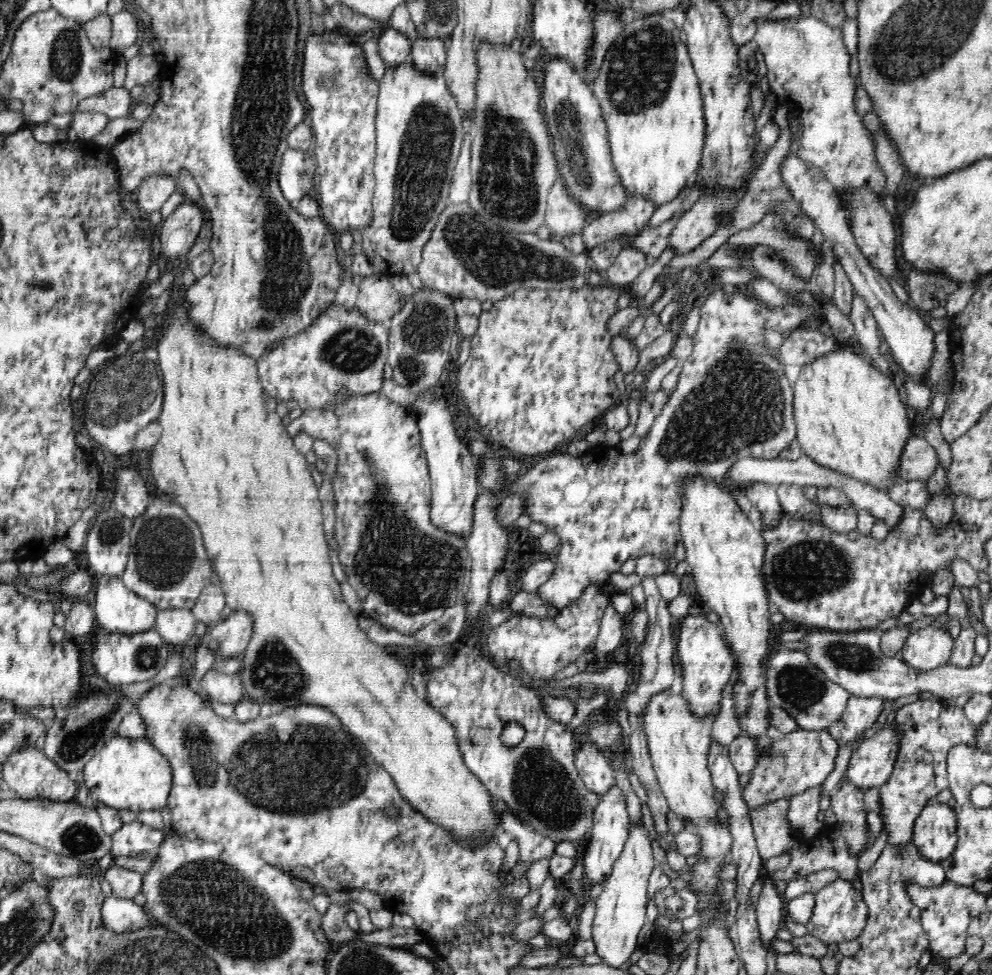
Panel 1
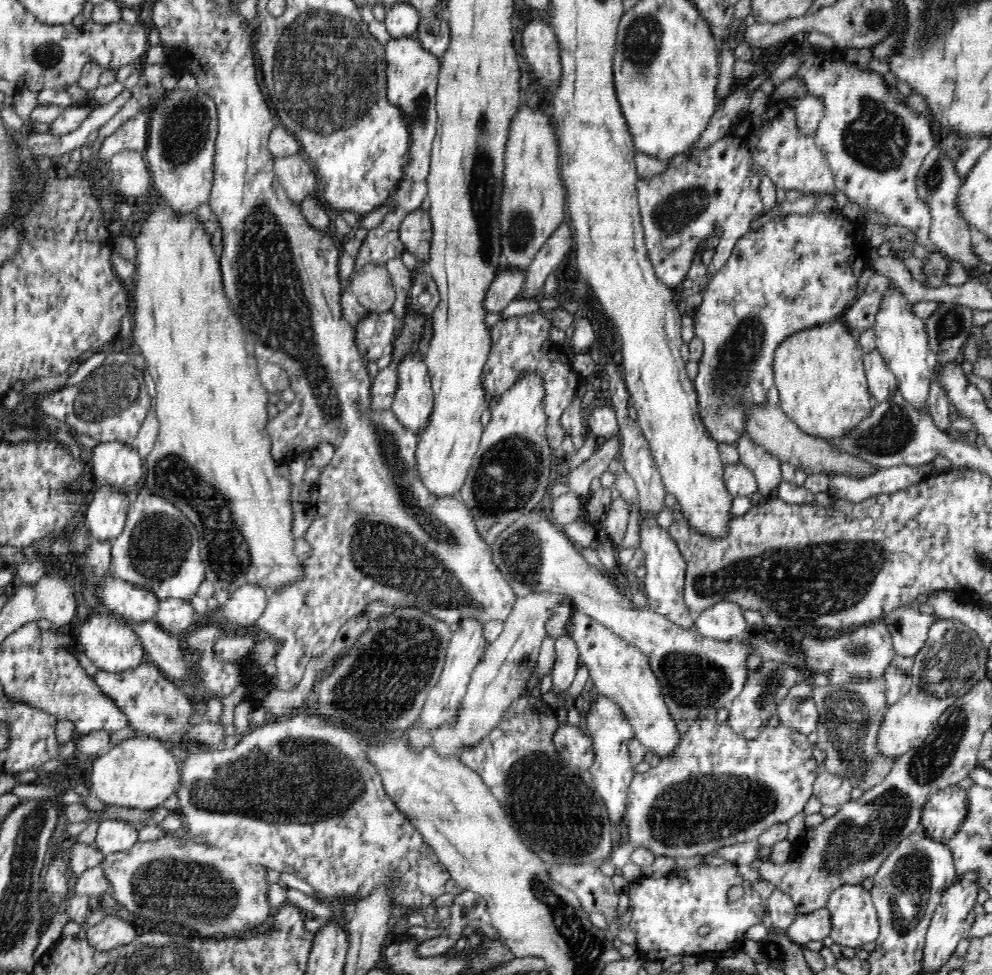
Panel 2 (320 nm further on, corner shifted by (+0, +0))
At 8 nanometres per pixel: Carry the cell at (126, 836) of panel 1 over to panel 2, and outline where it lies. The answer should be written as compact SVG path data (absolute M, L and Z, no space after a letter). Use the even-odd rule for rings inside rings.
M102 821L97 832L94 848L105 856L129 850L138 842L139 832L128 821Z

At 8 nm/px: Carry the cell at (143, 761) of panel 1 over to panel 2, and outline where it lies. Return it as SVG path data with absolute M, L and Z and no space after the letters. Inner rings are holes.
M148 736L124 739L93 761L90 788L92 795L106 805L142 810L155 809L179 788L179 764L166 743Z

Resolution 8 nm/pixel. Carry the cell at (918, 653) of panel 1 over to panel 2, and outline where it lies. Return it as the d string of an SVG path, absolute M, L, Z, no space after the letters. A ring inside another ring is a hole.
M900 605L882 615L879 622L887 626L896 655L915 656L924 648L935 617L912 607Z

